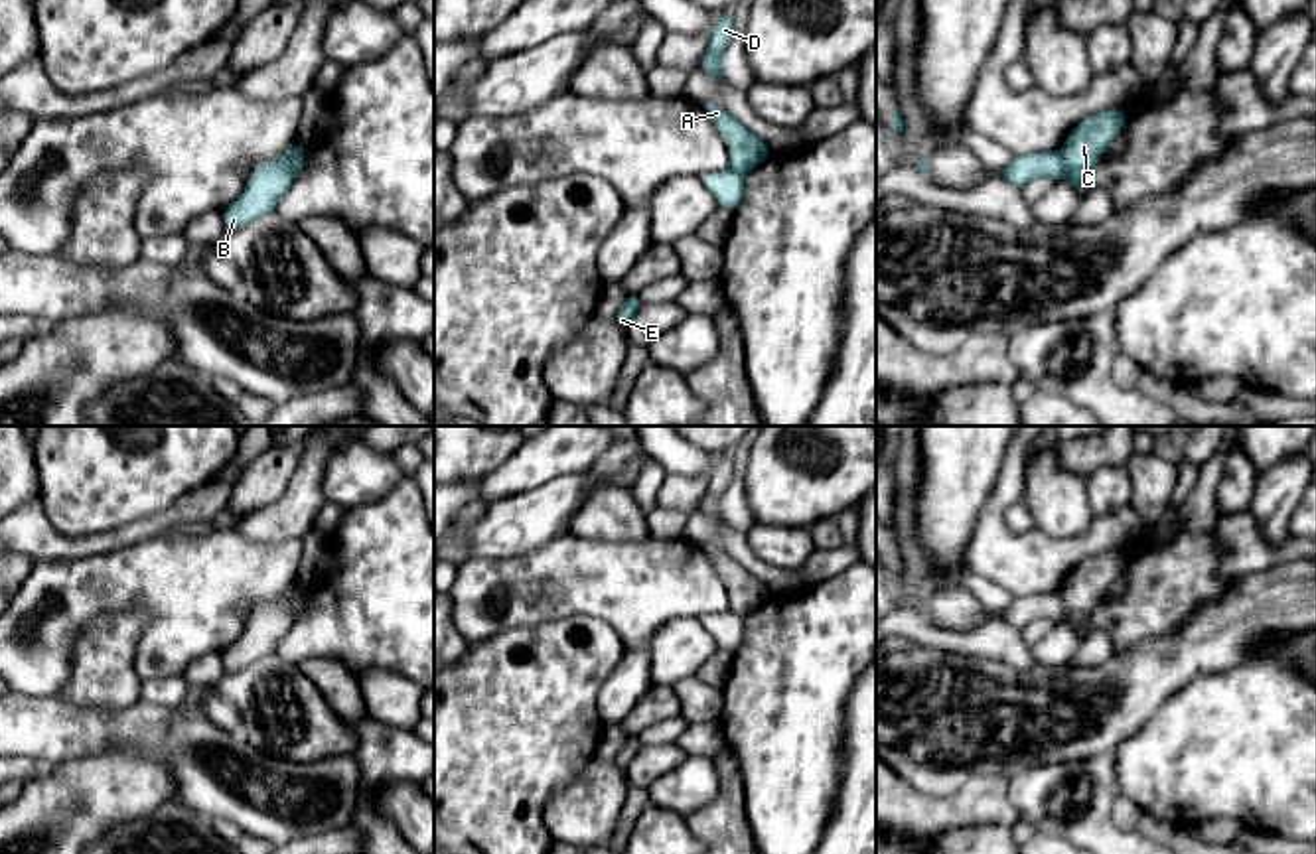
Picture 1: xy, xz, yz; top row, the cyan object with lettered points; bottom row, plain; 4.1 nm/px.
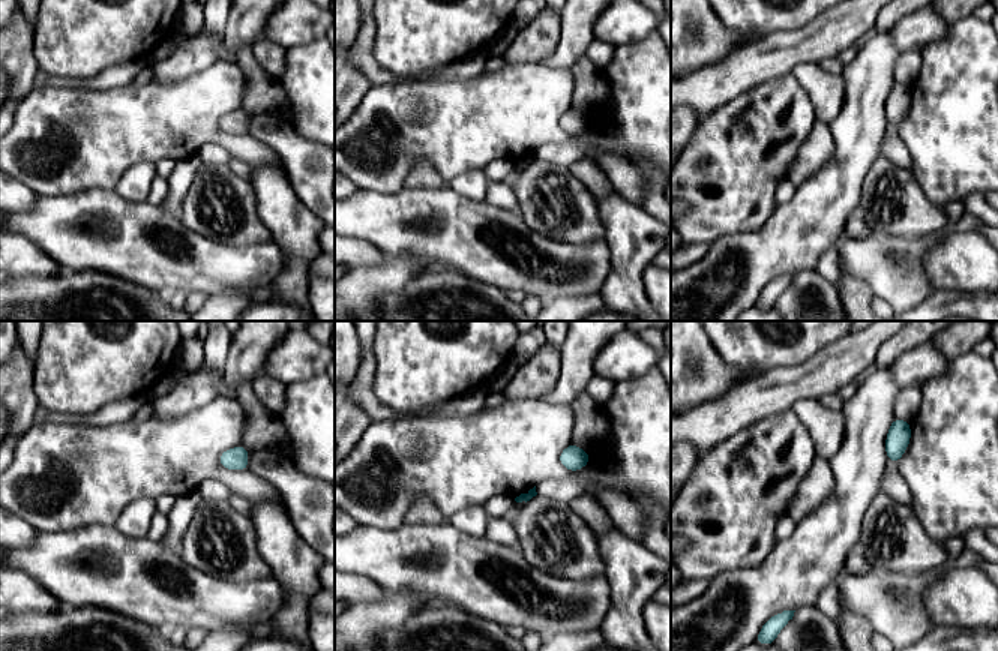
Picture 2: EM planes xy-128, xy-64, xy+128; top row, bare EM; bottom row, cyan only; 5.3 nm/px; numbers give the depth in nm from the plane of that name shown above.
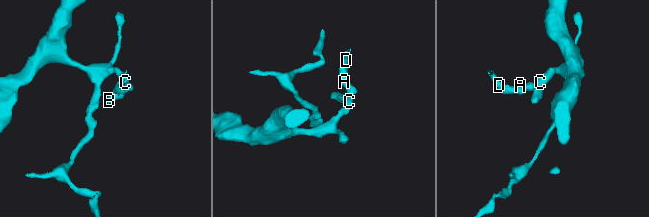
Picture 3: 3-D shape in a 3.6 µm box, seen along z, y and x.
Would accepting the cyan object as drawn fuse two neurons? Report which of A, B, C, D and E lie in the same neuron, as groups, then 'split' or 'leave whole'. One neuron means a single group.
A D / B C E | split

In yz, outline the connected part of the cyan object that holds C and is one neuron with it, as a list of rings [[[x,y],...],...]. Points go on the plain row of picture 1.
[[[1107,550],[1097,556],[1083,560],[1065,580],[1063,598],[1063,619],[1073,627],[1077,637],[1089,635],[1089,617],[1093,607],[1105,598],[1107,590],[1121,576],[1127,560],[1127,552]]]

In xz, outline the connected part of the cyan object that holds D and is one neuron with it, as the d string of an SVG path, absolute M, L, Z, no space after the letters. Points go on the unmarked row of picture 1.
M724 454L720 462L714 465L710 477L708 477L708 487L706 493L702 495L698 509L720 523L726 523L722 519L720 511L720 499L726 489L730 489L732 481L738 477L738 469L734 465L732 454Z

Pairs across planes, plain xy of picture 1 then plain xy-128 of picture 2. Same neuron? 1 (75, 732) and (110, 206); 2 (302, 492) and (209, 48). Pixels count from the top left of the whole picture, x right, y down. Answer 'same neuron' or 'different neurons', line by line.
1: same neuron
2: different neurons

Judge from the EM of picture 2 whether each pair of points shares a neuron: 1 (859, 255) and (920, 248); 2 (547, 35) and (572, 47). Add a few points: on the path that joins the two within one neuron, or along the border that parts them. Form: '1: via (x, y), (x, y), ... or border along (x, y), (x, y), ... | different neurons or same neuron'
1: via (874, 255), (905, 255) | same neuron
2: border along (562, 15), (560, 41), (539, 63) | different neurons

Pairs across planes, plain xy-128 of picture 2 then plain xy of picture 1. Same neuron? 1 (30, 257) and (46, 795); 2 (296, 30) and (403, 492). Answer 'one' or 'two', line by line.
1: two
2: two

